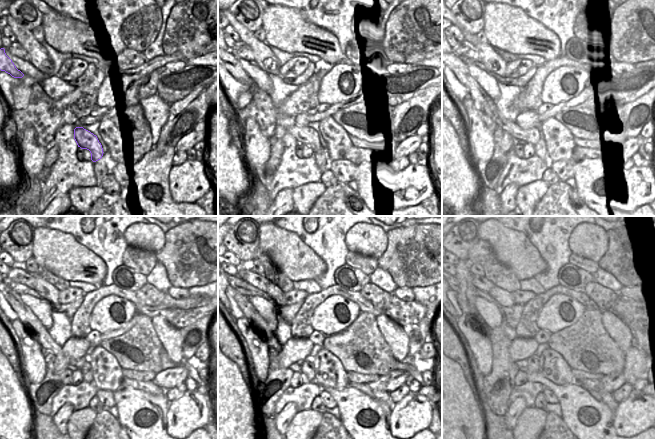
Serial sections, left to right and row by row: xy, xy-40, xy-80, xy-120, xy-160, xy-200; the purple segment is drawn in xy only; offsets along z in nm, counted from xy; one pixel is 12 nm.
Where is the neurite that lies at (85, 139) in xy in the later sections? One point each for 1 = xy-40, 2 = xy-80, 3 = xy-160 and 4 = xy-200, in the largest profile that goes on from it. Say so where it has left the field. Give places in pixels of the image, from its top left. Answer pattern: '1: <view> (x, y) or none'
1: xy-40 (306, 135)
2: xy-80 (482, 102)
3: xy-160 (261, 328)
4: xy-200 (463, 302)

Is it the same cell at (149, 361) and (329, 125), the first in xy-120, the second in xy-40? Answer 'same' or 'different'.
different

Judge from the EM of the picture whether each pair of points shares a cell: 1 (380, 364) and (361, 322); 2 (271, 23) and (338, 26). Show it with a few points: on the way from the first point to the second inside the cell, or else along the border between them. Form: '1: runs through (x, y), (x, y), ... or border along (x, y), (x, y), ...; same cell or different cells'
1: runs through (371, 354), (363, 346), (363, 332); same cell
2: border along (297, 11), (304, 19), (329, 30), (336, 37); different cells

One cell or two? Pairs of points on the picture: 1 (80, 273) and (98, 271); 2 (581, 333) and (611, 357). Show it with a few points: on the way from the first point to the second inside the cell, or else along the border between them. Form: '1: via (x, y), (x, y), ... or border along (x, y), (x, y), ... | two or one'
1: via (85, 276), (94, 276) | one
2: via (588, 340), (604, 356) | one

